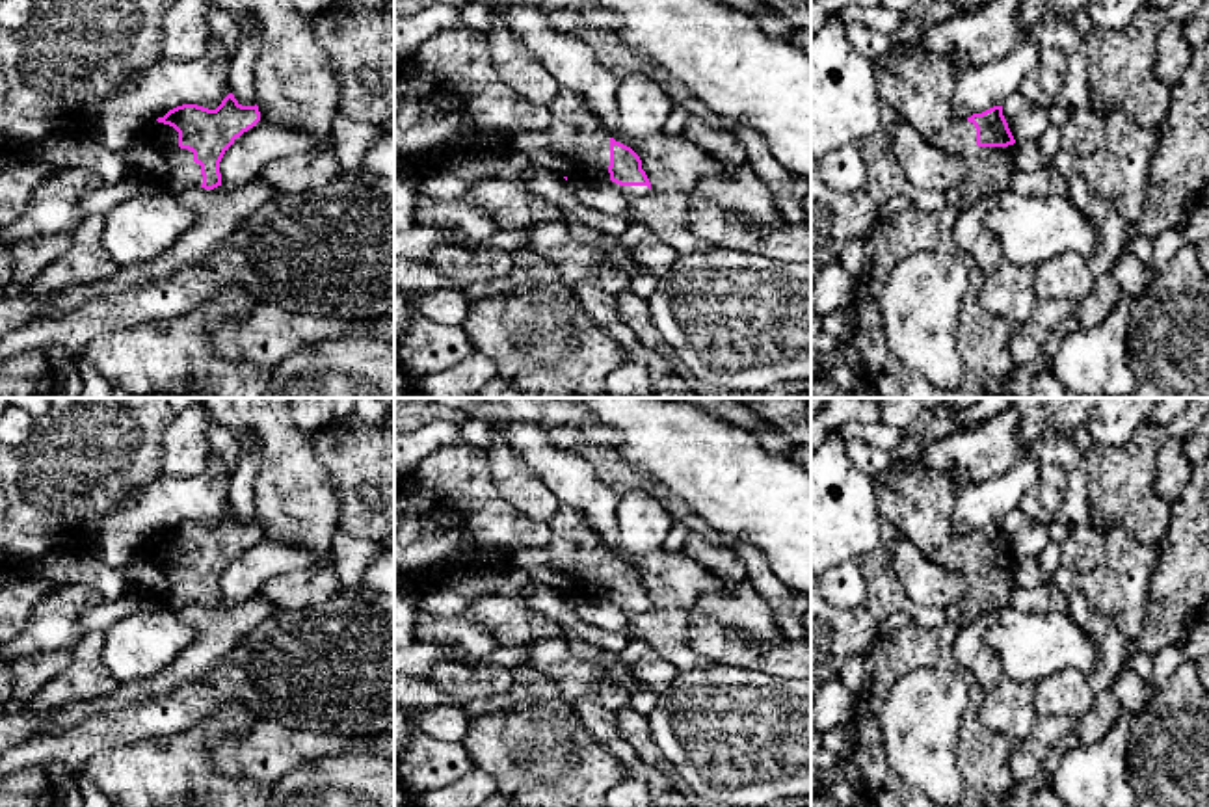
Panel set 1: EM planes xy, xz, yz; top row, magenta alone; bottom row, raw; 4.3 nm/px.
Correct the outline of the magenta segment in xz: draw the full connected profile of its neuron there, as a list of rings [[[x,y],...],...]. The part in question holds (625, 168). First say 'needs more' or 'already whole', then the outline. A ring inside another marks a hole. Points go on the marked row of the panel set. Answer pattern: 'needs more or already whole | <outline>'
needs more | [[[560,87],[549,112],[547,128],[513,138],[512,147],[571,184],[610,186],[625,195],[649,193],[640,156],[601,126],[580,95]]]

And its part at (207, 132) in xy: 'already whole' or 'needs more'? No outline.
needs more

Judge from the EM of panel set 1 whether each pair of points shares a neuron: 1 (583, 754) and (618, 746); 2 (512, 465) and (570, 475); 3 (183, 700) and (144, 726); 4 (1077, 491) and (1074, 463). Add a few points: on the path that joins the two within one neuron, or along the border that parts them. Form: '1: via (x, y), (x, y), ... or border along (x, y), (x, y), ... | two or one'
1: border along (577, 716), (624, 767), (627, 776) | two
2: border along (501, 436), (558, 501) | two
3: via (173, 709), (168, 714), (153, 716) | one
4: via (1076, 484), (1074, 471) | one

